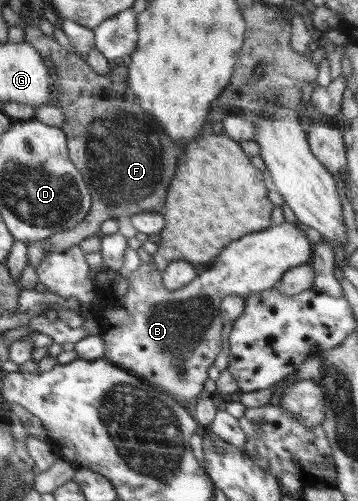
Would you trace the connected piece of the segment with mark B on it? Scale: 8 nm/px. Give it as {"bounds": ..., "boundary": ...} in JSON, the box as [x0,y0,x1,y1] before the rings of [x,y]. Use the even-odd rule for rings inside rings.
{"bounds":[36,223,312,403],"boundary":[[[273,223],[264,231],[244,235],[227,244],[206,271],[197,274],[192,282],[176,290],[169,290],[163,286],[161,273],[154,262],[141,262],[139,268],[127,273],[129,288],[125,295],[117,295],[115,289],[108,290],[107,287],[97,286],[97,278],[93,276],[91,266],[85,261],[78,245],[59,253],[49,254],[41,260],[36,272],[38,281],[45,285],[47,292],[55,292],[63,299],[75,297],[80,307],[89,307],[89,319],[100,320],[99,336],[103,339],[104,358],[107,361],[116,367],[128,369],[139,379],[147,381],[149,385],[161,389],[163,393],[182,403],[195,399],[199,393],[205,391],[207,371],[215,363],[215,357],[223,347],[221,330],[224,322],[218,320],[222,299],[227,296],[245,297],[276,286],[291,266],[303,265],[312,259],[312,246],[305,233],[295,224]]]}

